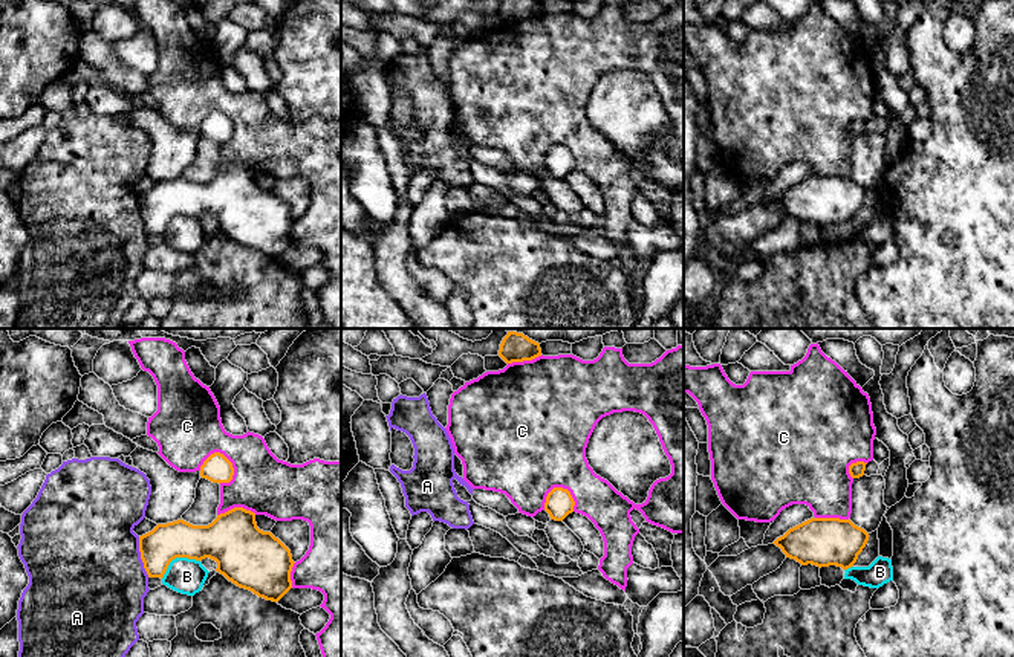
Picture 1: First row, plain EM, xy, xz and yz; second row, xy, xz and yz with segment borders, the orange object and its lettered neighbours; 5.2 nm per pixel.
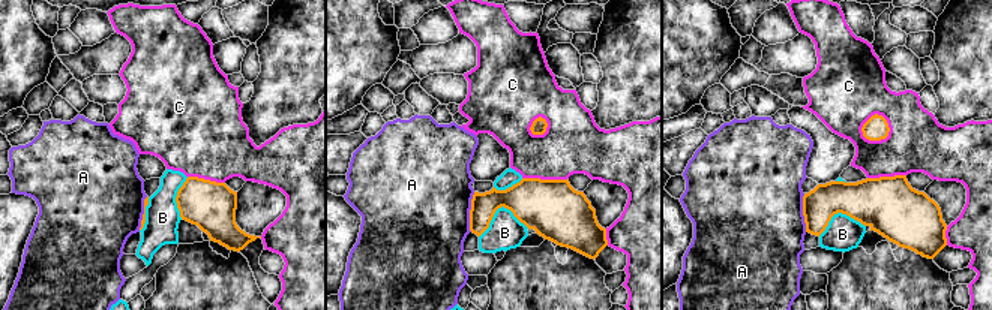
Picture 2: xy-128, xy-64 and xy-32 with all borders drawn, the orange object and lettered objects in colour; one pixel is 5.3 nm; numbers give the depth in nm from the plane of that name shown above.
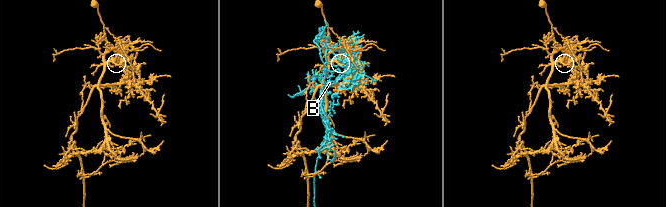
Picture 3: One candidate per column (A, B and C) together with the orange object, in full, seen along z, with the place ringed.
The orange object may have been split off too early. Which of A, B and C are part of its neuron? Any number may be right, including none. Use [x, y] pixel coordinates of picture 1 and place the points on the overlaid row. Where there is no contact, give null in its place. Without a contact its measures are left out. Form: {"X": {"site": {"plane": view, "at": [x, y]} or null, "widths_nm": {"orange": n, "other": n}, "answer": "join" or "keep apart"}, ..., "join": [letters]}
{"A": {"site": {"plane": "xy", "at": [141, 556]}, "widths_nm": {"orange": 190, "other": 500}, "answer": "keep apart"}, "B": {"site": {"plane": "xy", "at": [176, 556]}, "widths_nm": {"orange": 220, "other": 190}, "answer": "keep apart"}, "C": {"site": {"plane": "xy", "at": [219, 453]}, "widths_nm": {"orange": 150, "other": 360}, "answer": "keep apart"}, "join": []}

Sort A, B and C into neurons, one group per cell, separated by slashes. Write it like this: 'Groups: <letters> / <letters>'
Groups: A / B / C

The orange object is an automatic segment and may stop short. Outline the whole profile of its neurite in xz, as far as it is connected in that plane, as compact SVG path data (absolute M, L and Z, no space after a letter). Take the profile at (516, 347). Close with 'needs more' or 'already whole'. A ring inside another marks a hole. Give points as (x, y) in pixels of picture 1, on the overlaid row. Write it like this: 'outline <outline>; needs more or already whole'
outline M508 332L500 344L499 356L506 364L532 361L541 356L541 348L538 342L523 333Z; already whole

